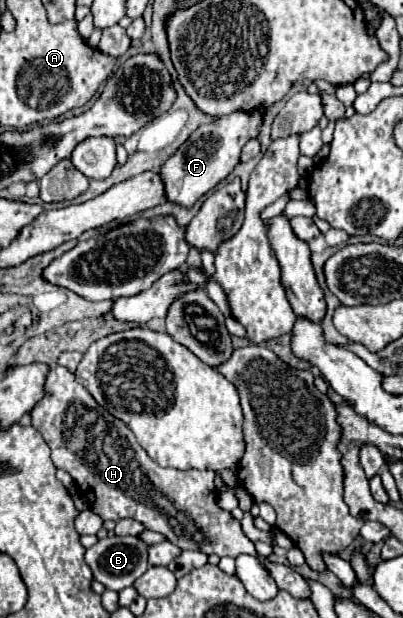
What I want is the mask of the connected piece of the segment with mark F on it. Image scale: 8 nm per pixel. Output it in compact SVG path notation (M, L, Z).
M233 112L229 116L213 120L211 124L199 126L159 170L159 176L165 186L165 200L183 208L191 208L201 196L205 196L221 180L225 180L239 164L243 144L249 138L257 136L261 120L263 112L255 112L251 116L247 112Z

